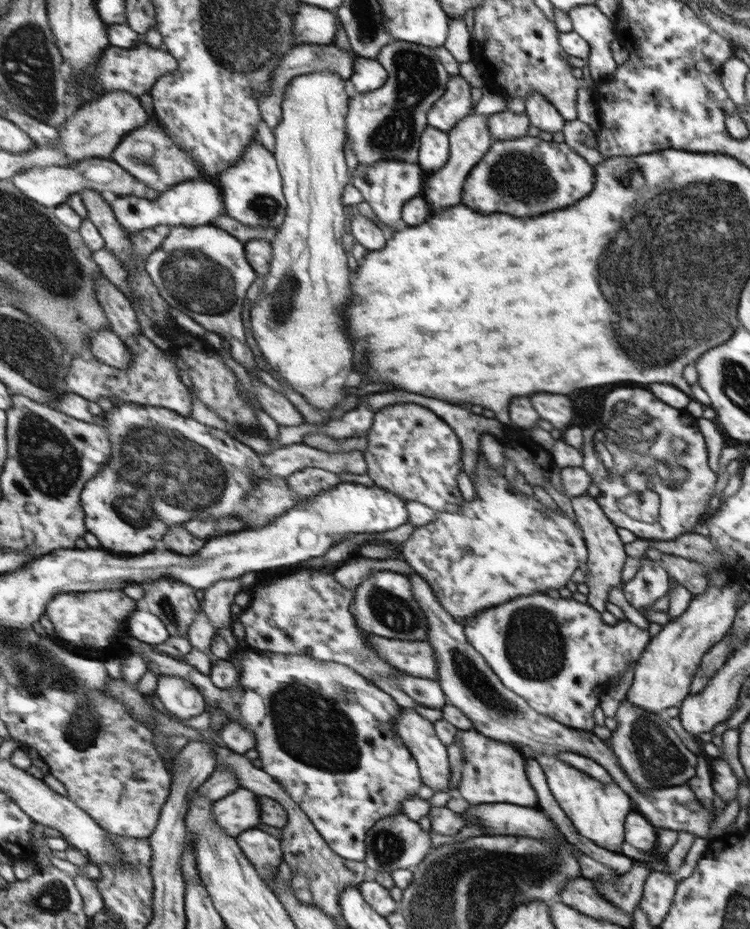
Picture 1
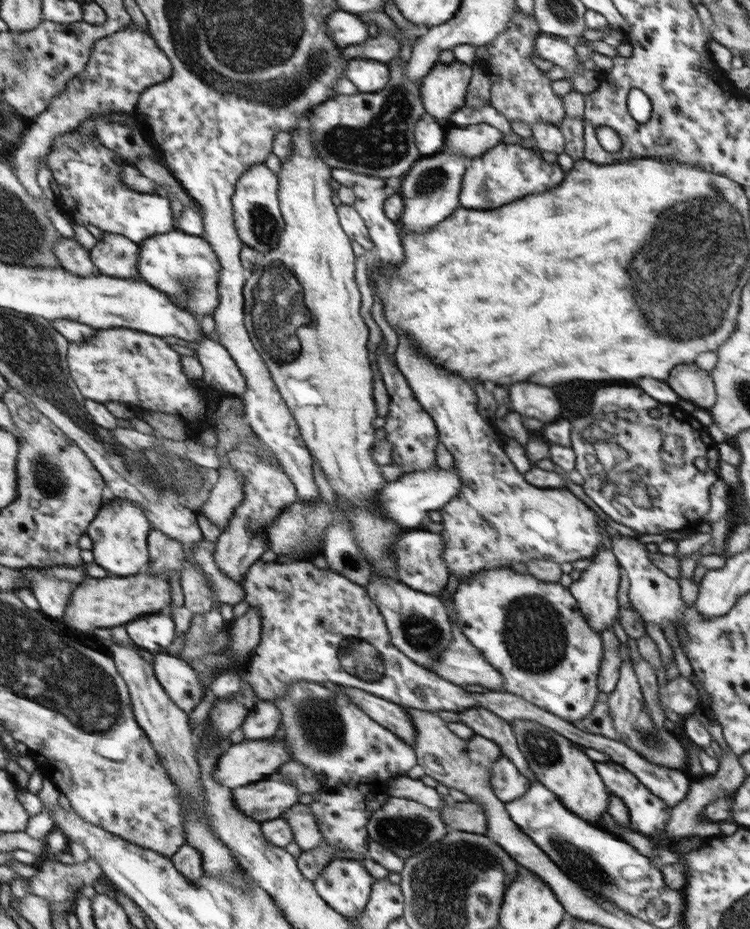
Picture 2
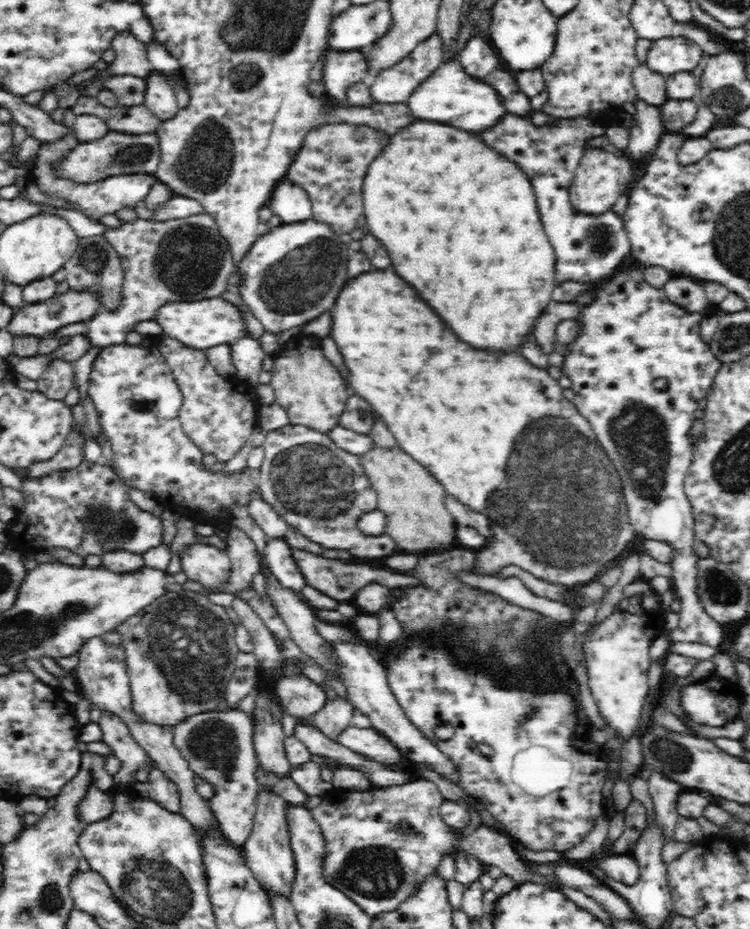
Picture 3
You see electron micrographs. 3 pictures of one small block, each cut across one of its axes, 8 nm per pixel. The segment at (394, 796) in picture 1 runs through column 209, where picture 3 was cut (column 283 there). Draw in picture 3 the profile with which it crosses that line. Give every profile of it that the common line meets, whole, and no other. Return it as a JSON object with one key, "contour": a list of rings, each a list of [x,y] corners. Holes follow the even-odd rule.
{"contour":[[[302,671],[277,677],[274,685],[282,709],[295,717],[312,715],[327,696],[324,688]]]}

